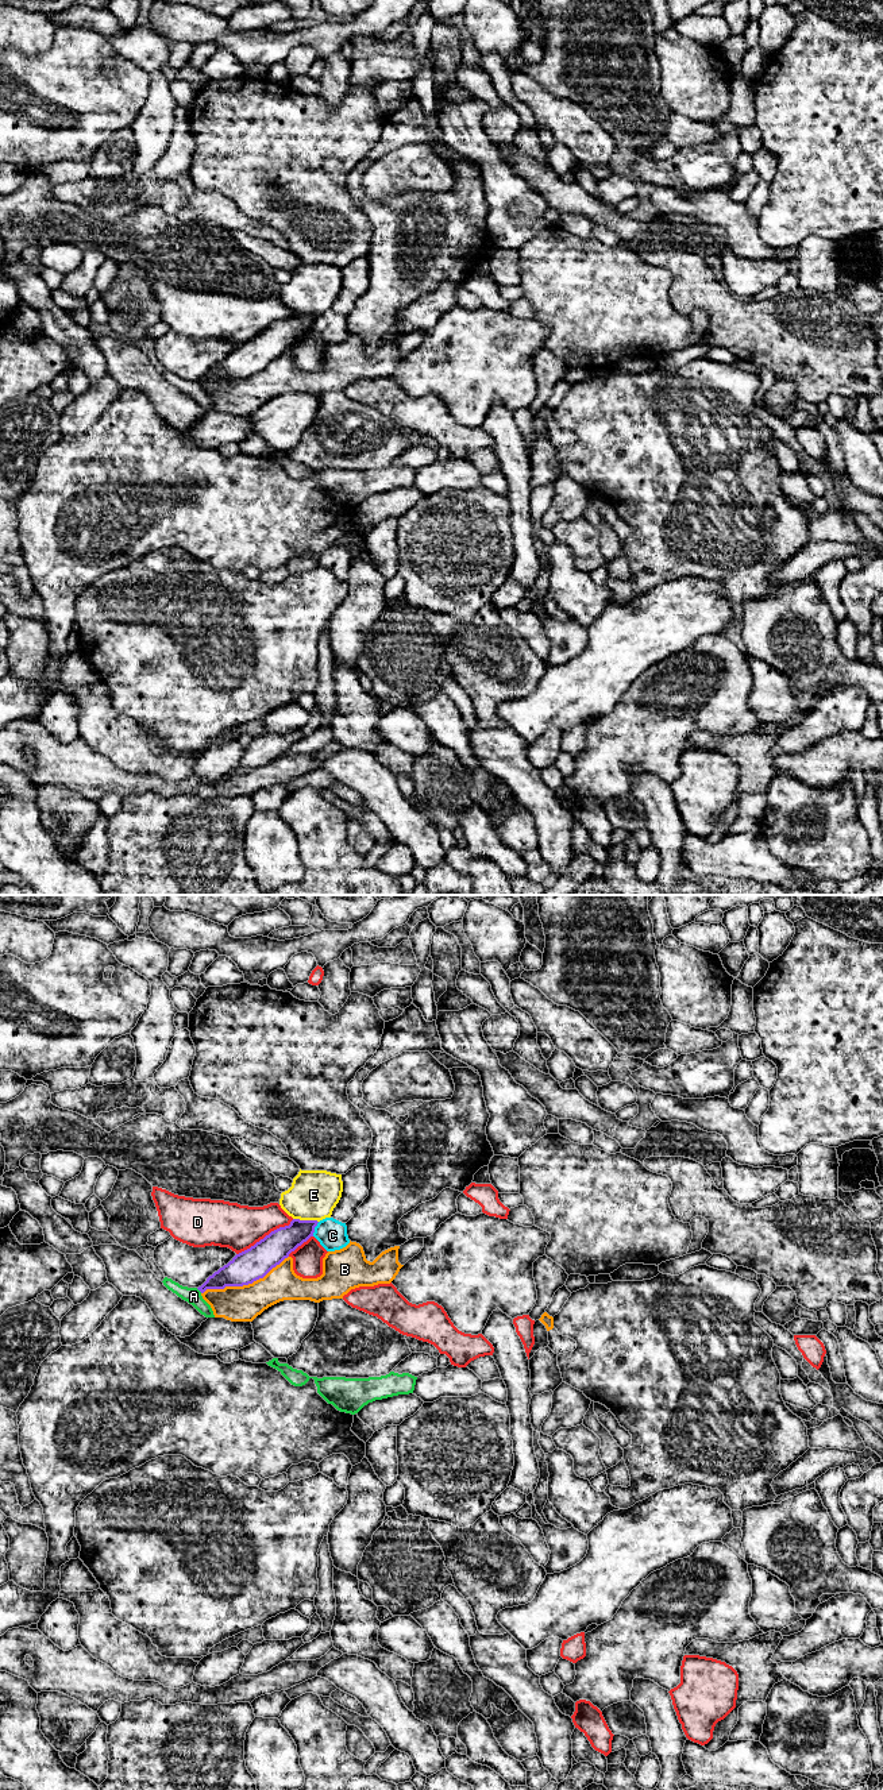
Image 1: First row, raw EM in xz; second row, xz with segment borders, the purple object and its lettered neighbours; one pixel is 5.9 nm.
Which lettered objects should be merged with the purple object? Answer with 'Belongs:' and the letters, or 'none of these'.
Belongs: none of these

